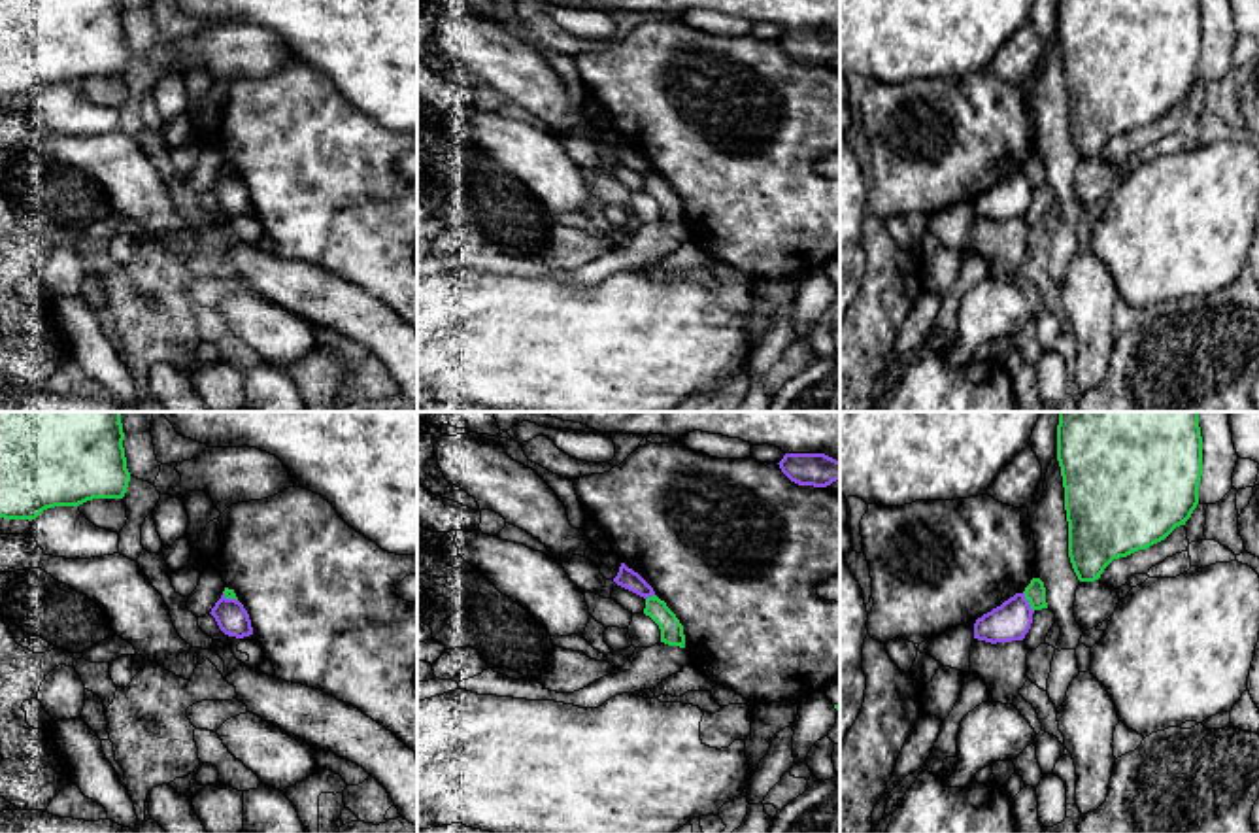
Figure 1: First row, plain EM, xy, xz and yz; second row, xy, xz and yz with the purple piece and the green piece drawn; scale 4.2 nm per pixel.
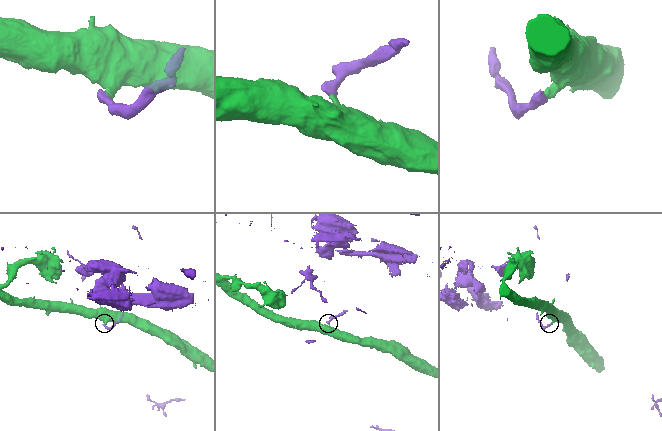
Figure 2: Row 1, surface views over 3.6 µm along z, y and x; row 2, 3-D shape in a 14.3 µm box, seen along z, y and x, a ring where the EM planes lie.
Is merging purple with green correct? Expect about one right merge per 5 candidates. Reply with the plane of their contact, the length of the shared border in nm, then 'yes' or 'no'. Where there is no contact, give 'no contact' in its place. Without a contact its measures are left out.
meets purple in yz; contact 100 nm long; no

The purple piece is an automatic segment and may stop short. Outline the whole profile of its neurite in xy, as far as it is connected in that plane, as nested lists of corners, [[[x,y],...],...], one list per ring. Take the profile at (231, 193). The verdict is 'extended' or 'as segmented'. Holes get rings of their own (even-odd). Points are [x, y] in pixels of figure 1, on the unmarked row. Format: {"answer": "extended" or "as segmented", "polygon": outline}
{"answer": "as segmented", "polygon": [[[225,170],[210,191],[215,195],[219,206],[228,213],[243,215],[253,212],[251,196],[243,181],[236,176],[227,176]]]}

